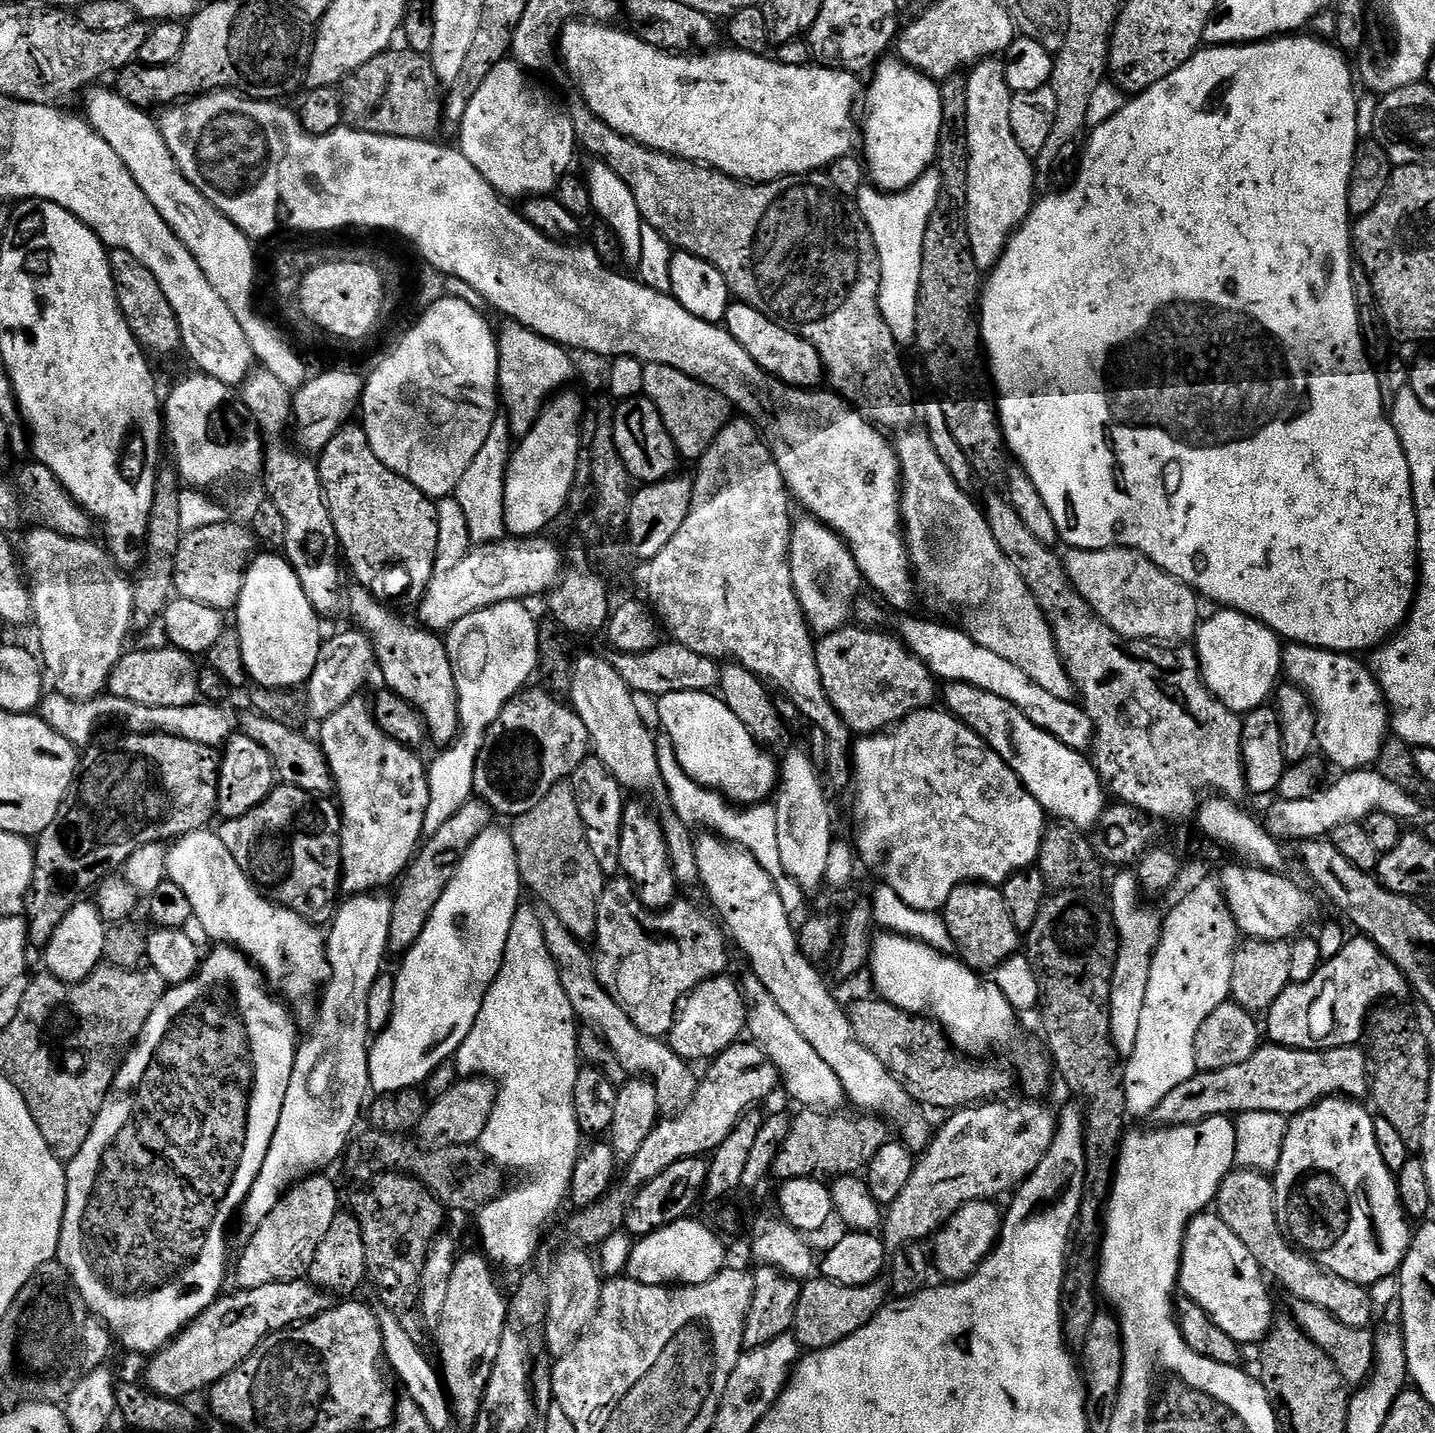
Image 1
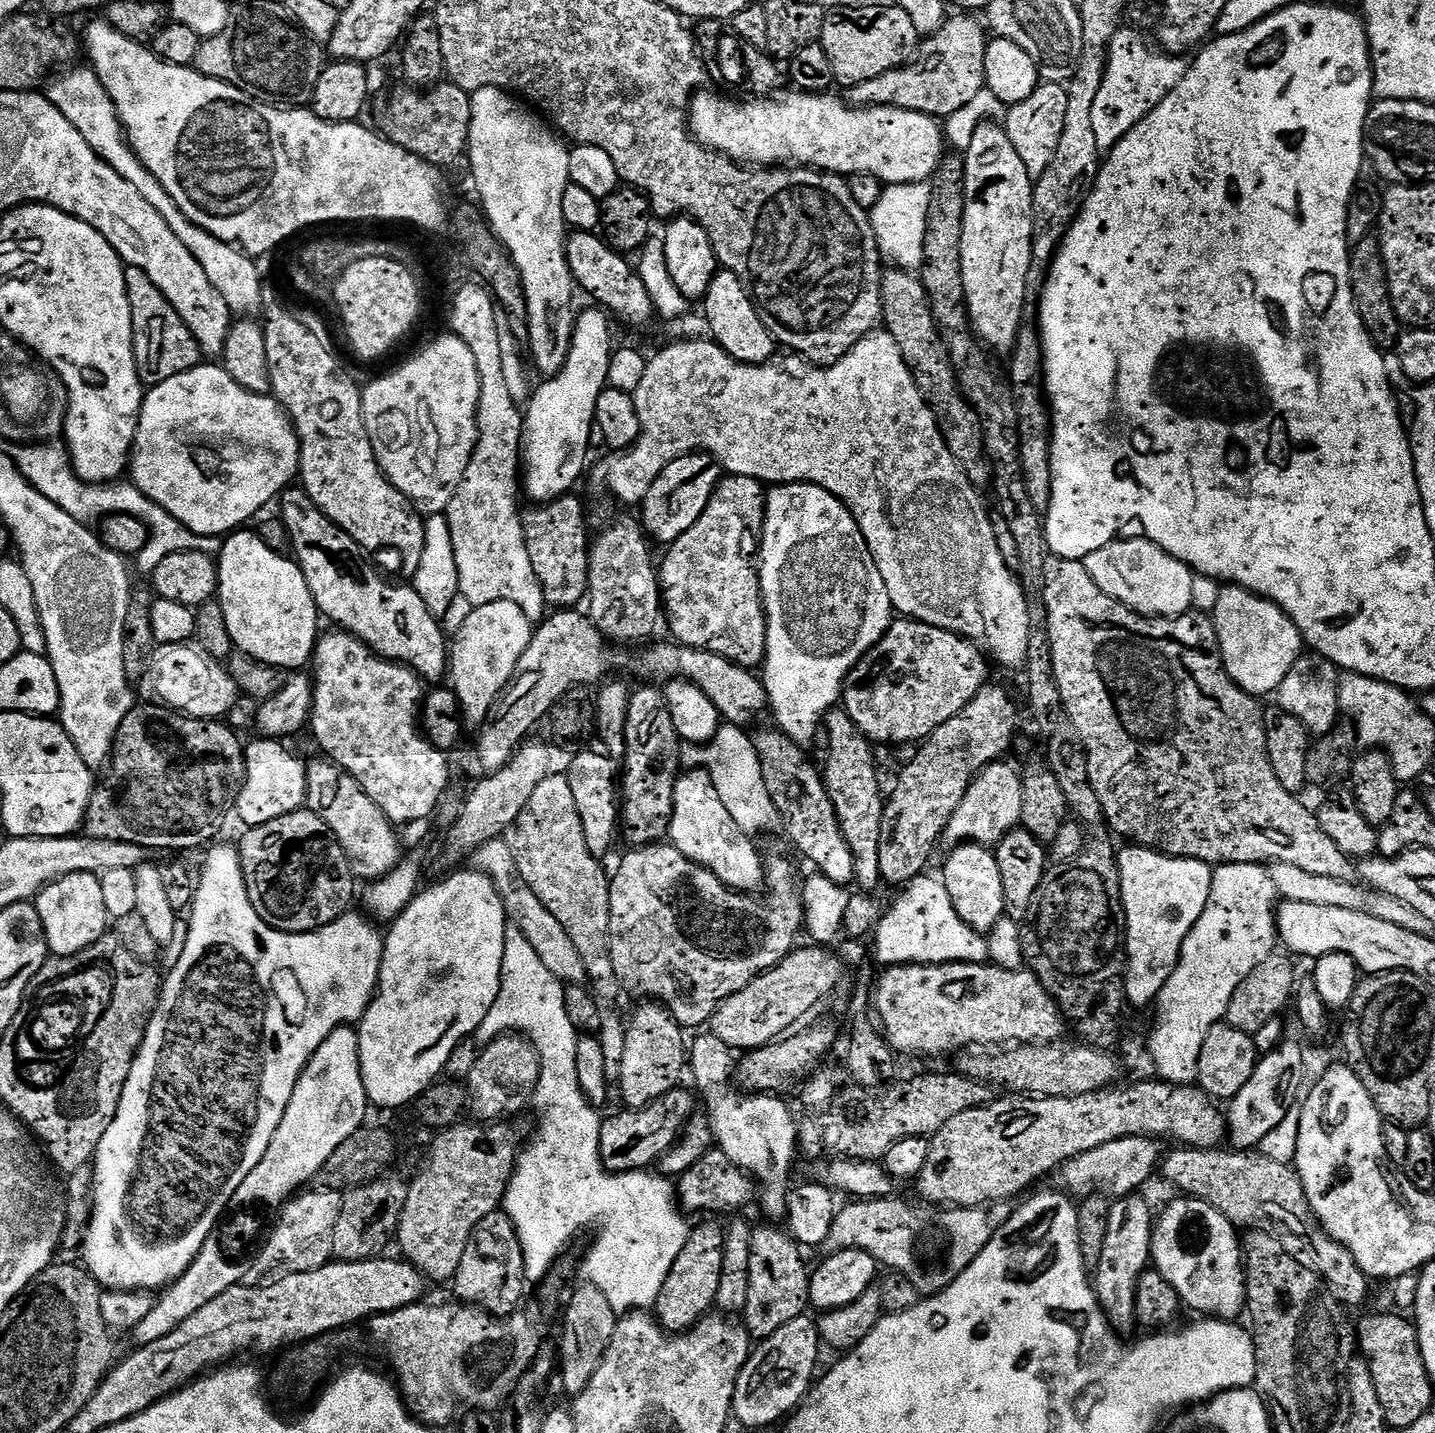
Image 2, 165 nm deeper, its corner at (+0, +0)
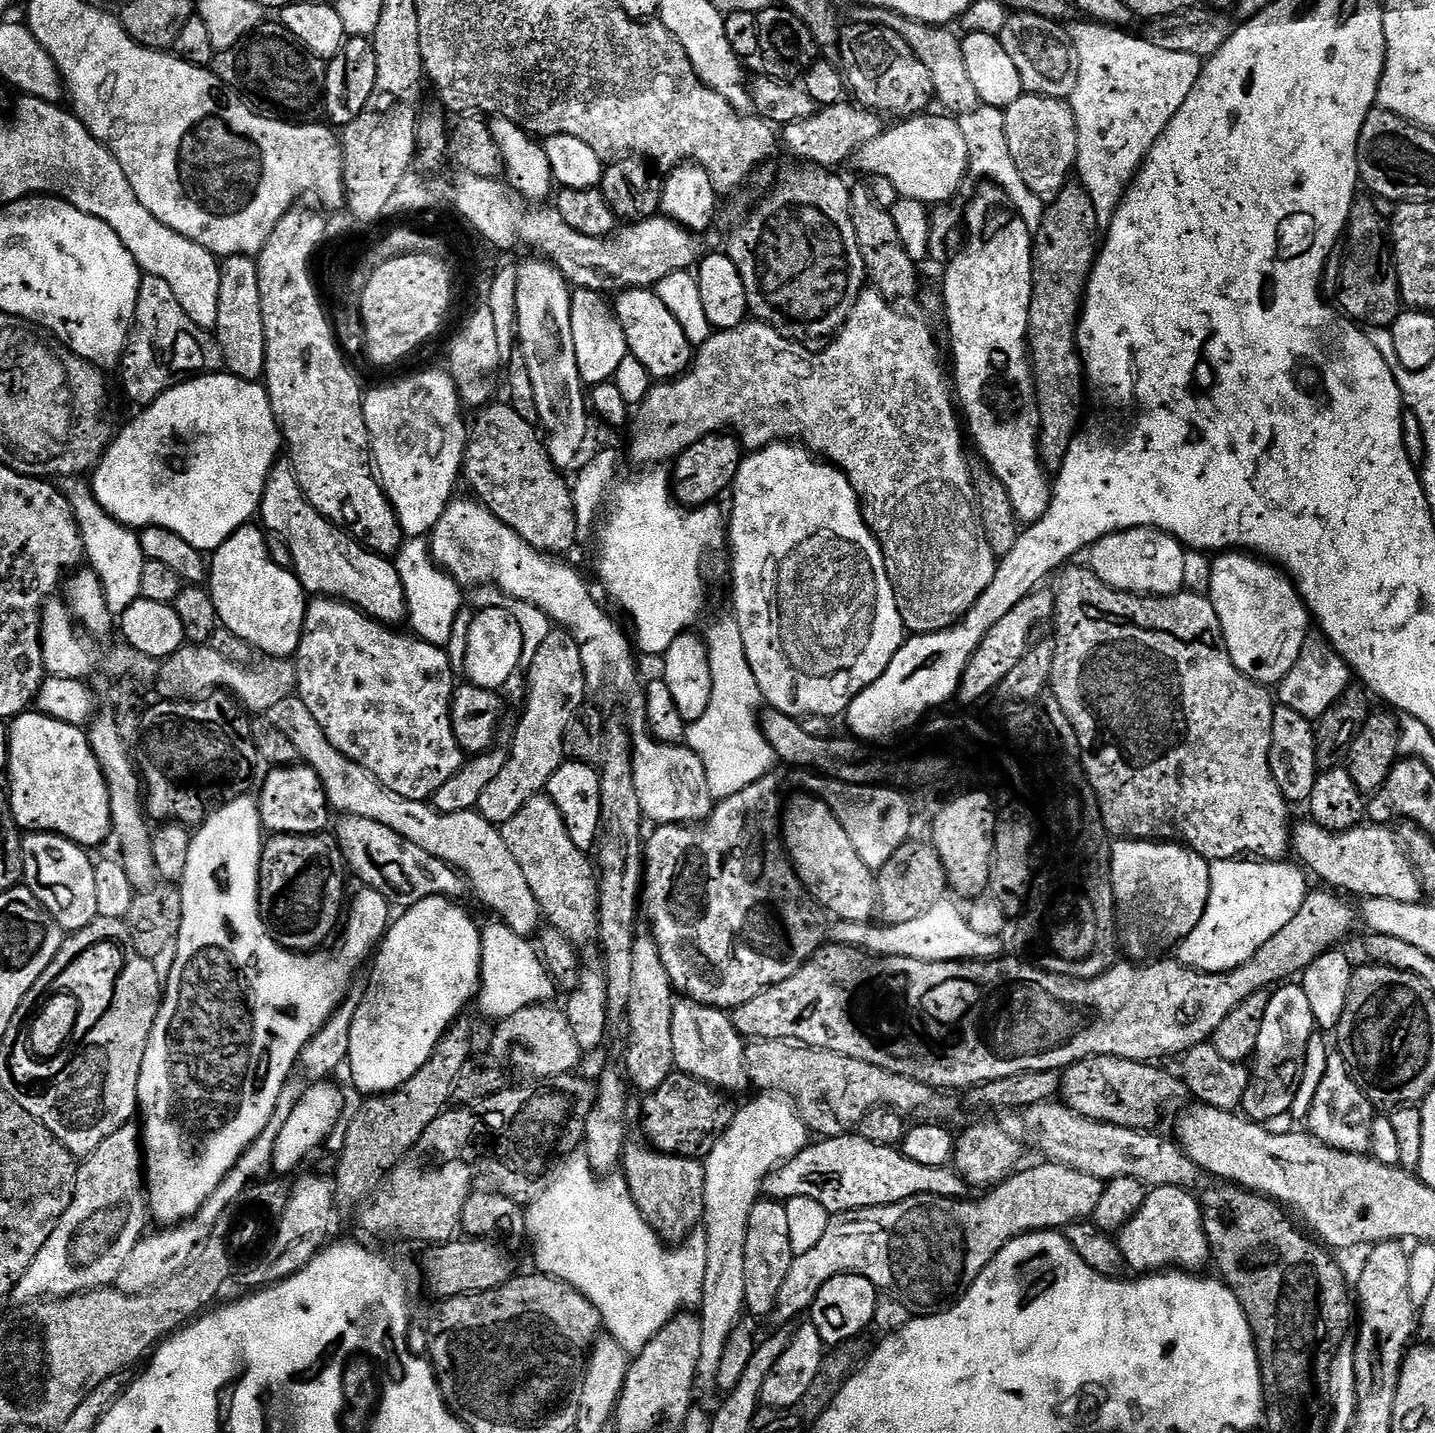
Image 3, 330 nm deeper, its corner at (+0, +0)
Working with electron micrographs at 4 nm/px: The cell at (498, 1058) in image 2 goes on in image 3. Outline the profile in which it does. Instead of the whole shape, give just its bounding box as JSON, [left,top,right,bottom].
[494,1003,582,1078]

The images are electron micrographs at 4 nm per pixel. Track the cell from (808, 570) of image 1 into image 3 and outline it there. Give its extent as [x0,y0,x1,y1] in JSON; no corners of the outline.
[726,442,906,718]

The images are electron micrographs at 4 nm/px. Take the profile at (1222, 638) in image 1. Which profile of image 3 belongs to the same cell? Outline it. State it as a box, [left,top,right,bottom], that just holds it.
[1206,550,1310,685]

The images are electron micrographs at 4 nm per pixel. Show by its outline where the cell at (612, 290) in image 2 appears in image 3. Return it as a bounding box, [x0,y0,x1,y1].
[614,287,694,382]

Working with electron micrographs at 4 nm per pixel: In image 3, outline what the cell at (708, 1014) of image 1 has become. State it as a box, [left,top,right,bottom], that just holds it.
[730,890,1358,1090]

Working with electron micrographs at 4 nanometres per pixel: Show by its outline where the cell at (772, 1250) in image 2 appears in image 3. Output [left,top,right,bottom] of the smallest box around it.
[744,1198,793,1317]

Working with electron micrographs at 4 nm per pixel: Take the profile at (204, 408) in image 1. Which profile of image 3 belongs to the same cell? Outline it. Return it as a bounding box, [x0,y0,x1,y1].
[90,370,282,554]

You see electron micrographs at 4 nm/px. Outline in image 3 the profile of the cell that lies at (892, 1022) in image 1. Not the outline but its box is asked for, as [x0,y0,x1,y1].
[1060,1056,1190,1130]

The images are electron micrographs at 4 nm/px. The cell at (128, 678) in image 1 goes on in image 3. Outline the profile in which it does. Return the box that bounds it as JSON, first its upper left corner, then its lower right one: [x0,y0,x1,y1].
[154,644,296,714]

